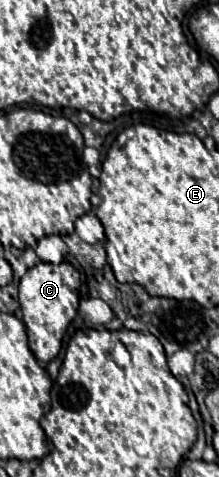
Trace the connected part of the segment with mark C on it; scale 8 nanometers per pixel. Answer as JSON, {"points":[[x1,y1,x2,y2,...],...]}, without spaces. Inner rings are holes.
{"points":[[40,262,22,276,20,308,28,330,30,350,38,360,50,362,58,356,62,348,62,338,78,310,78,290,80,290,80,272,68,262,62,262,58,266,50,262]]}

